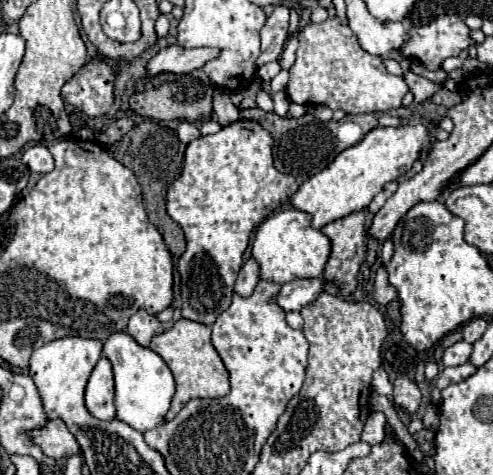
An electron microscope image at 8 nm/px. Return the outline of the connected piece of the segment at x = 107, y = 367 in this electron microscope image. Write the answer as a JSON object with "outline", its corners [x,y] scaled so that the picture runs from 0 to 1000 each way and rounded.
{"outline":[[[203,752],[195,764],[178,811],[174,811],[174,861],[187,878],[207,886],[227,886],[235,878],[231,861],[231,798],[227,768],[215,752]]]}

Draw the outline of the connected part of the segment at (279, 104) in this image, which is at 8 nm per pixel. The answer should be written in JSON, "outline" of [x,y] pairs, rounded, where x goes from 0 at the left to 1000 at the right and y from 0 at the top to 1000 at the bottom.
{"outline":[[[566,192],[564,196],[560,196],[554,202],[554,215],[556,215],[556,236],[570,246],[578,246],[584,238],[590,217],[580,194]]]}

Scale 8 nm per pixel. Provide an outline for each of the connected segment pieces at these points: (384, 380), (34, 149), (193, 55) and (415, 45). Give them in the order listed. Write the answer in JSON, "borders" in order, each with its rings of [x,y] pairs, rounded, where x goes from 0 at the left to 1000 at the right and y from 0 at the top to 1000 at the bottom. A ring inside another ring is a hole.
{"borders":[[[[775,773],[759,785],[759,794],[755,794],[755,815],[759,815],[759,823],[771,827],[771,832],[783,832],[783,836],[795,832],[795,811],[791,811],[787,789],[783,789],[783,781],[779,781]]],[[[89,305],[53,309],[45,339],[61,352],[61,360],[73,360],[73,364],[97,364],[110,356],[110,335]]],[[[361,95],[329,103],[308,128],[300,133],[300,162],[320,154],[389,154],[394,145],[414,141],[414,133],[438,124],[446,116],[446,103],[434,99],[398,99],[398,103],[373,103]]],[[[897,32],[868,53],[836,57],[832,86],[811,103],[828,124],[852,128],[864,145],[892,145],[897,128],[961,95],[941,40]]]]}

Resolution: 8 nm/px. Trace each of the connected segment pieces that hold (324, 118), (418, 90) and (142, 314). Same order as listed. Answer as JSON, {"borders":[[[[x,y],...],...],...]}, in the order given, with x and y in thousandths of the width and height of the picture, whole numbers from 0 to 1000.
{"borders":[[[[627,221],[623,236],[649,251],[653,257],[665,257],[673,253],[675,246],[675,234],[657,221]]],[[[824,149],[824,154],[819,154],[819,171],[828,175],[832,192],[840,196],[840,213],[844,213],[844,217],[856,217],[856,213],[872,208],[872,204],[880,200],[880,192],[892,187],[884,175],[868,171],[868,166],[836,154],[836,149]]],[[[280,651],[280,655],[264,667],[256,697],[260,697],[284,726],[300,731],[300,726],[304,726],[304,714],[308,714],[312,705],[333,701],[333,693],[337,693],[333,680],[325,680],[316,663],[304,663],[296,651]]]]}

